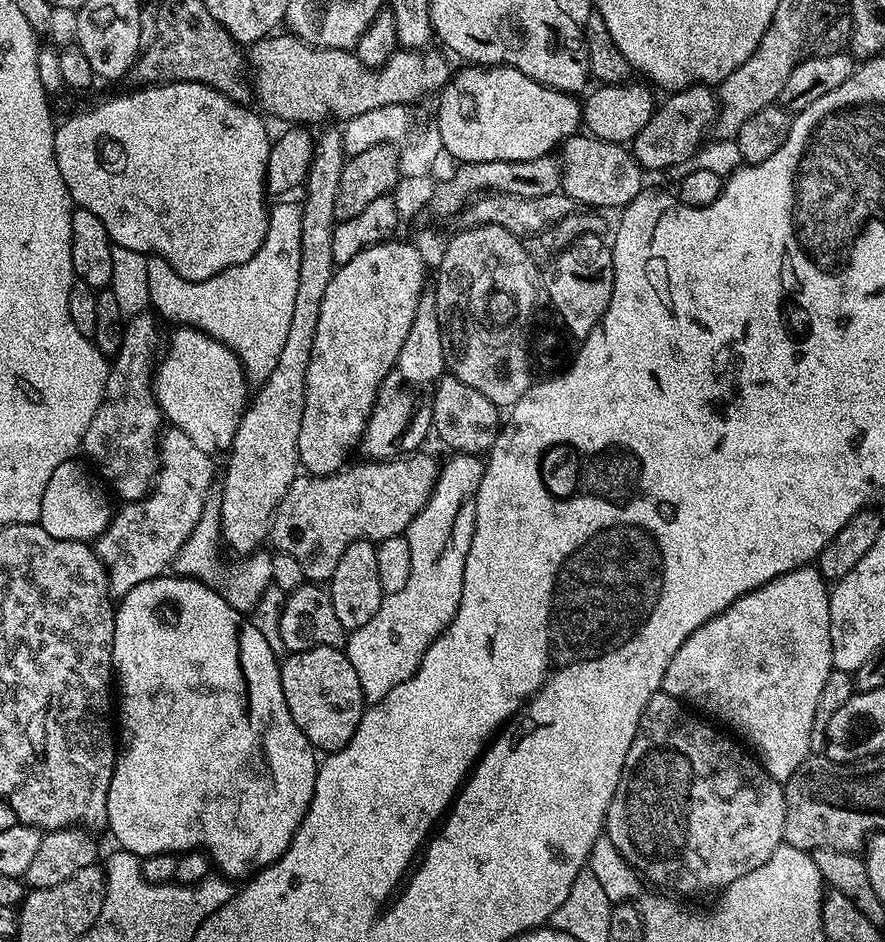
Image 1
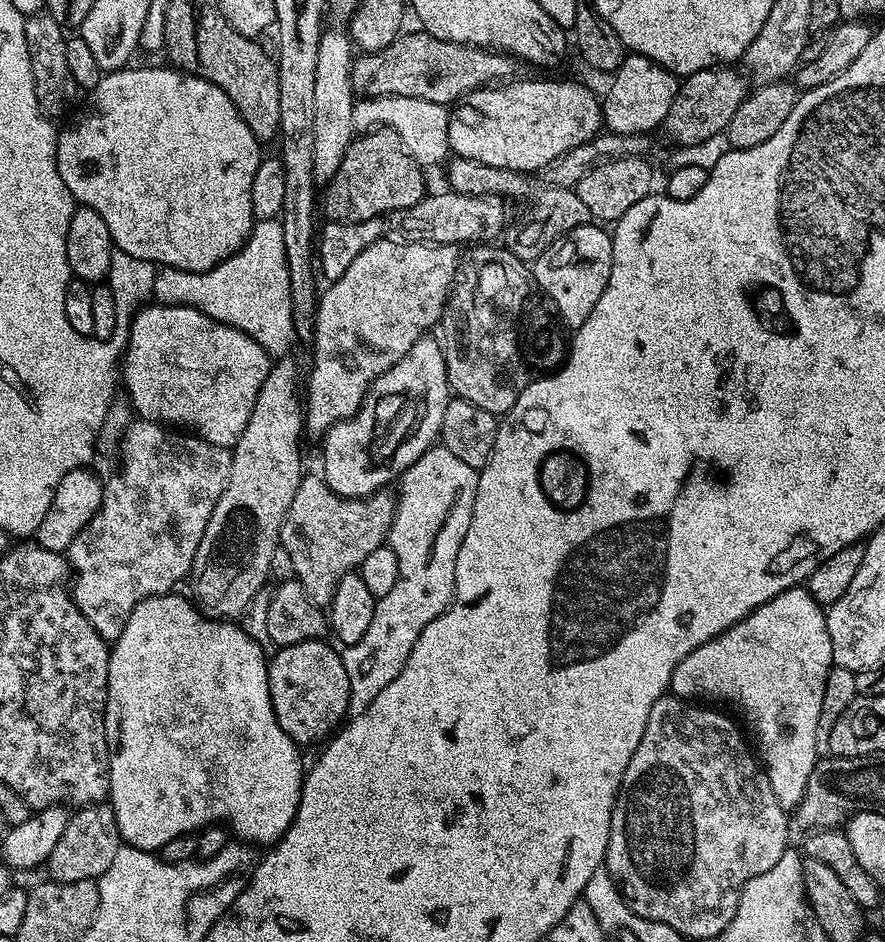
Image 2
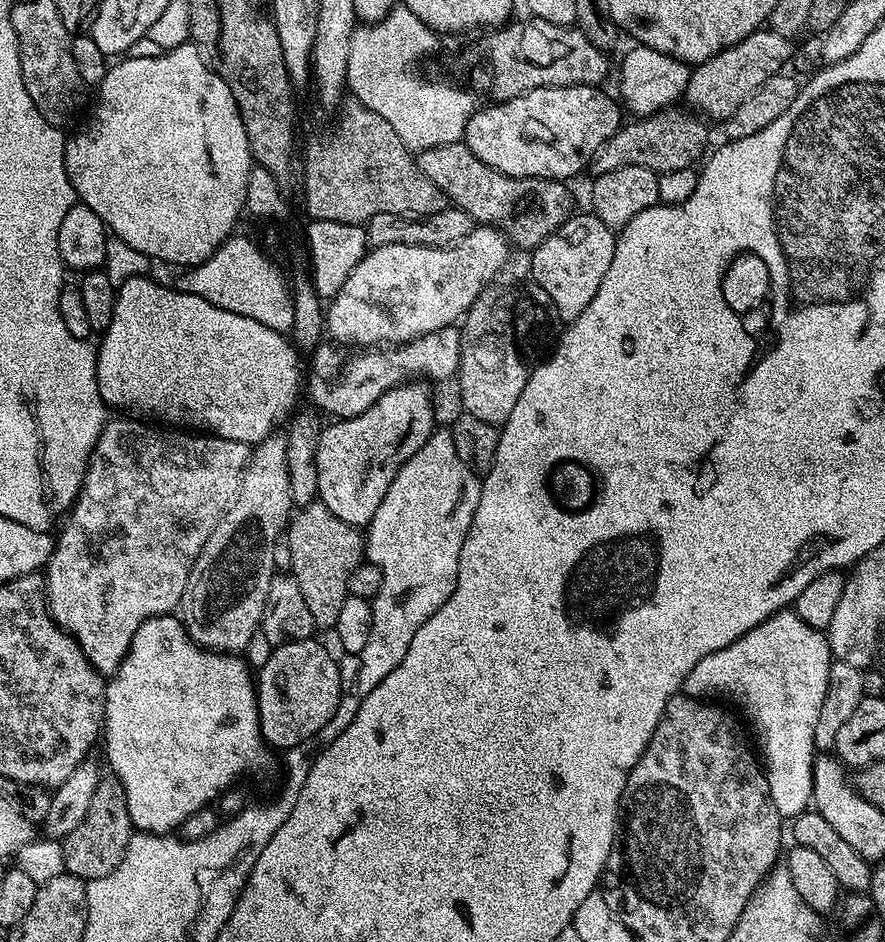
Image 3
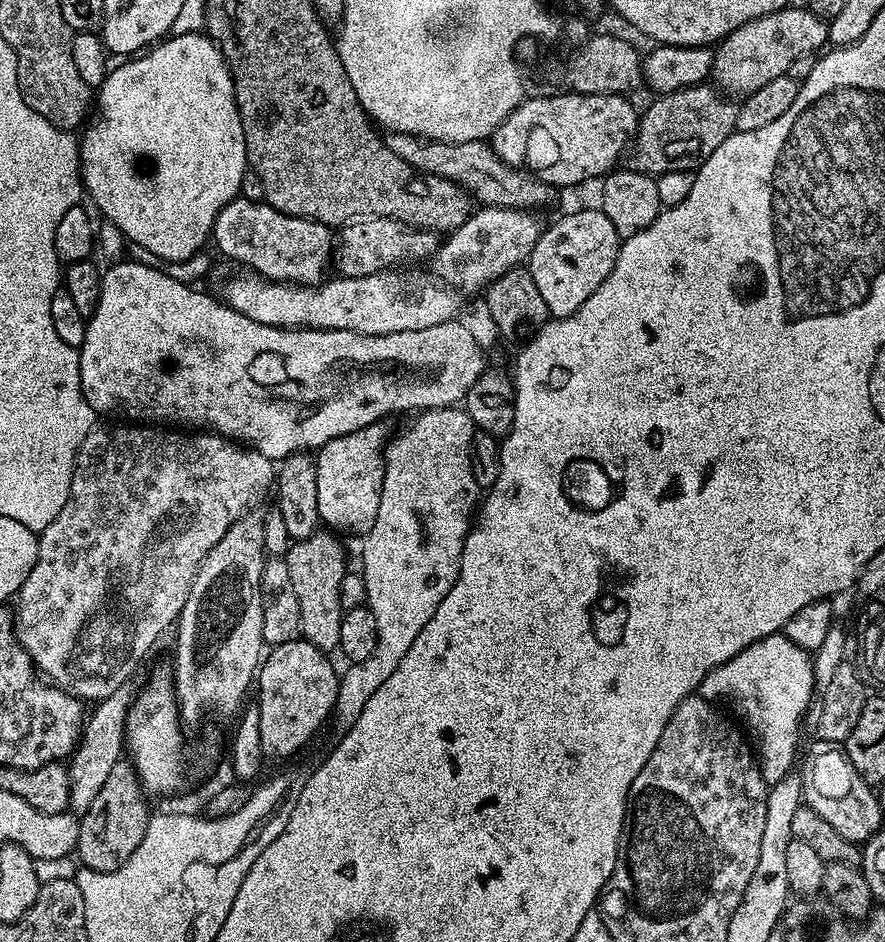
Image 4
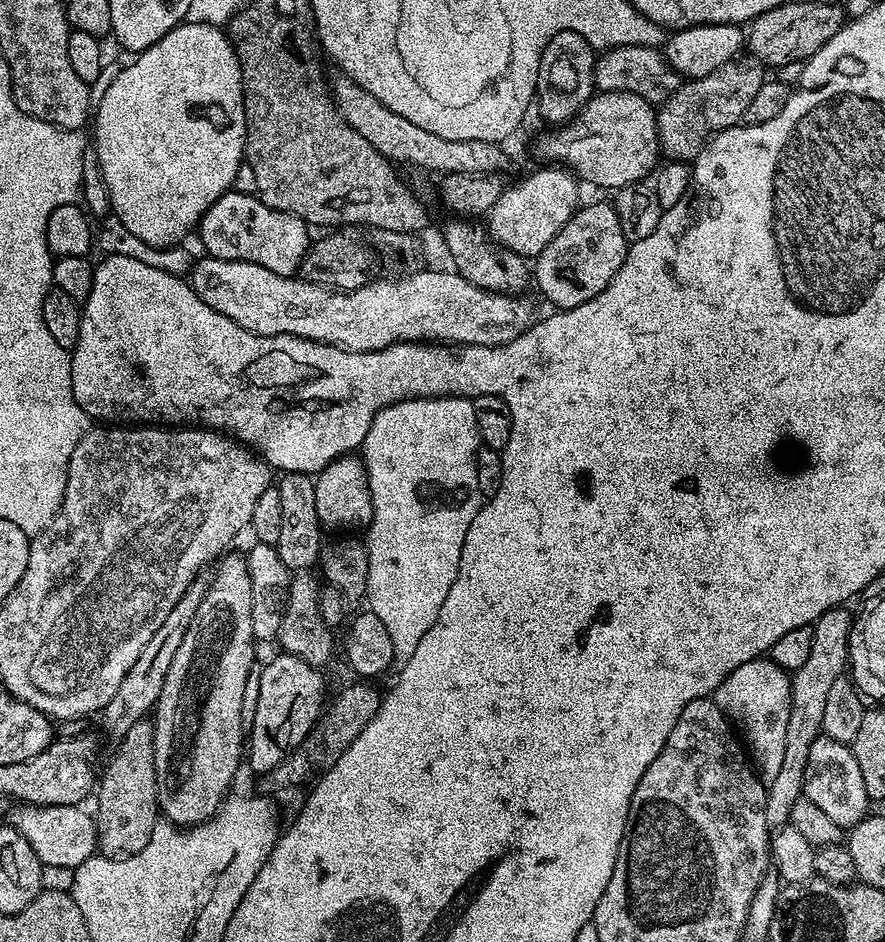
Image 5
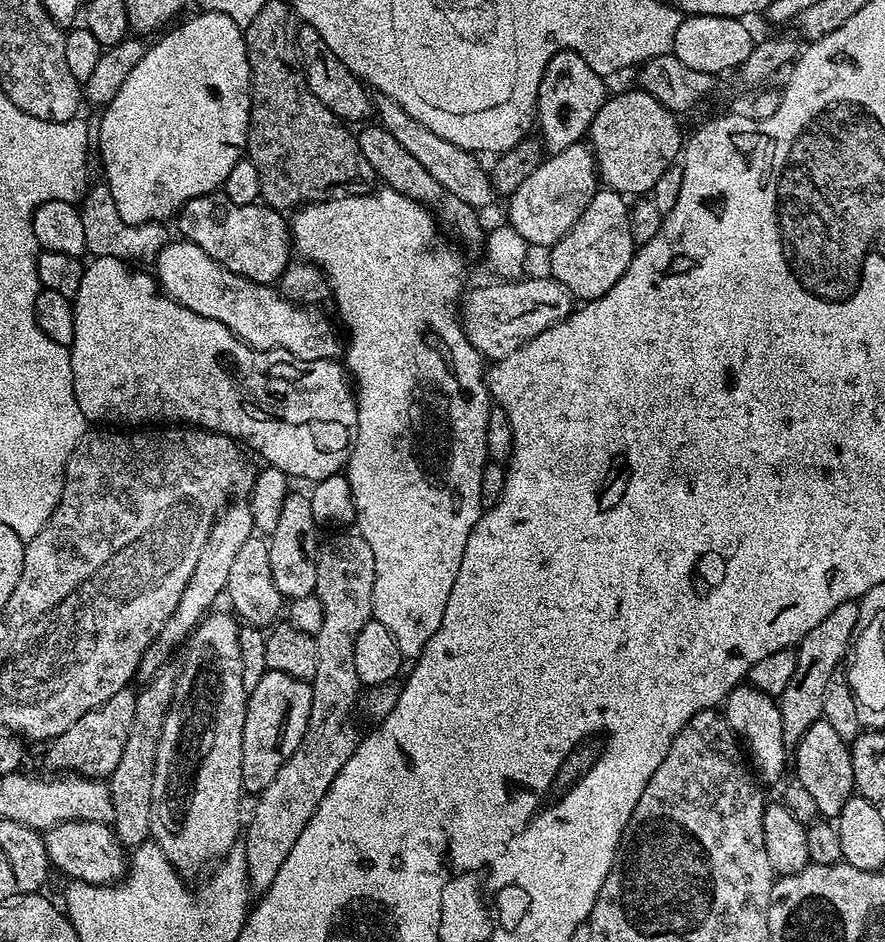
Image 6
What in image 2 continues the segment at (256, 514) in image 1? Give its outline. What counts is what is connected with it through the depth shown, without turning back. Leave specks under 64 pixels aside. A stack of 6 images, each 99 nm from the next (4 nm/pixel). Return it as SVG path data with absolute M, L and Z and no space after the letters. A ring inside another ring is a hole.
M325 27L318 42L318 66L314 69L314 178L323 186L334 178L346 150L357 135L354 106L357 97L352 91L354 45L343 27ZM291 355L273 363L254 402L250 422L231 449L230 478L222 498L206 522L202 542L194 554L190 581L195 603L205 617L235 621L272 576L274 550L280 547L280 531L302 479L300 435L306 432L306 404L302 399L302 372Z

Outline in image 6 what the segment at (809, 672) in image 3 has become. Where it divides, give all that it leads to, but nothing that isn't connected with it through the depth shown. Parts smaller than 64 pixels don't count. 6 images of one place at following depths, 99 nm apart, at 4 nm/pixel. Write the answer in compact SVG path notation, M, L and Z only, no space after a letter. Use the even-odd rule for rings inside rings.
M737 686L732 689L732 693L724 701L722 715L724 721L732 727L732 731L746 745L746 752L750 757L750 764L755 775L765 785L776 783L779 785L781 783L780 775L784 772L784 759L787 756L789 759L790 752L784 746L782 714L777 701L765 692L759 692L758 689L751 686Z

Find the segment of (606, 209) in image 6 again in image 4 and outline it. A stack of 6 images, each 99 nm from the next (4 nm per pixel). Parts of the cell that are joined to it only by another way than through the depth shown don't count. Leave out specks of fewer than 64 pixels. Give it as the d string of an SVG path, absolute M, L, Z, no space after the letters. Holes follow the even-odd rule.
M596 206L568 212L541 231L534 250L528 255L526 267L546 302L549 317L574 314L578 306L606 282L610 270L614 270L621 243L622 237L614 230L614 222Z

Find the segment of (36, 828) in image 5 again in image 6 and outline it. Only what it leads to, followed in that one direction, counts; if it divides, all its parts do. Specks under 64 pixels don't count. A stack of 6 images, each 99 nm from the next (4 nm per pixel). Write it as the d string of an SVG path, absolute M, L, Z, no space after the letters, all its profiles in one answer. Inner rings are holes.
M71 820L47 829L43 837L49 865L53 869L61 868L72 880L109 884L119 881L125 875L125 845L116 839L113 829L107 824L99 824L93 820Z

